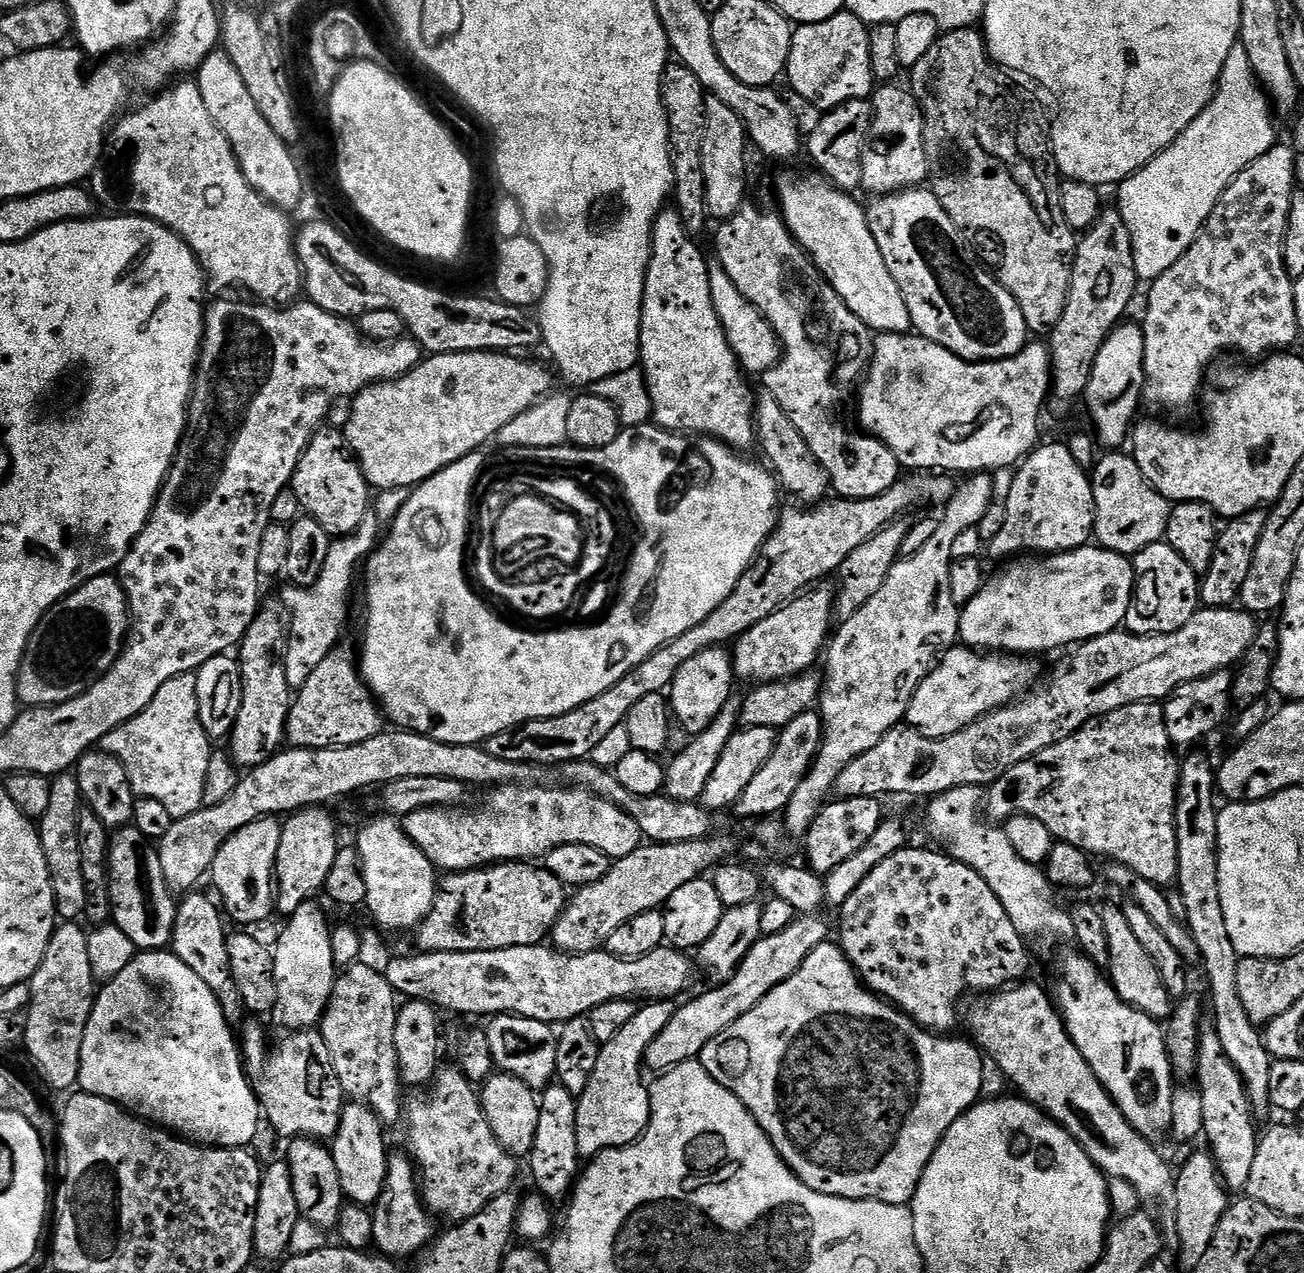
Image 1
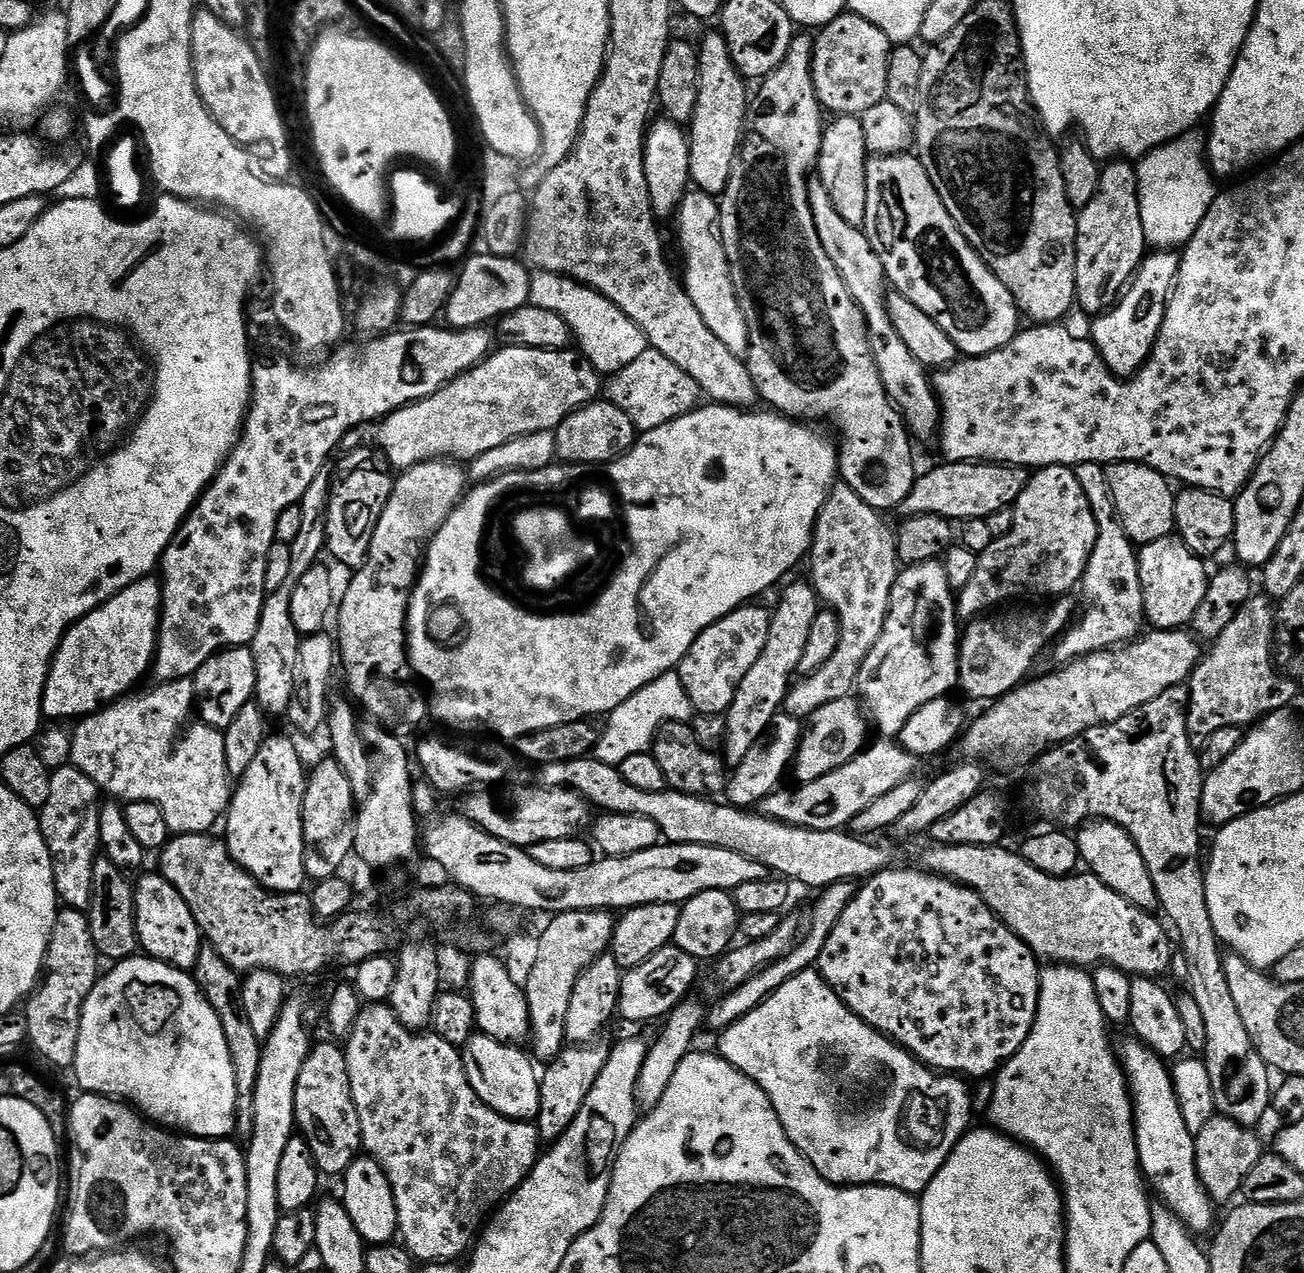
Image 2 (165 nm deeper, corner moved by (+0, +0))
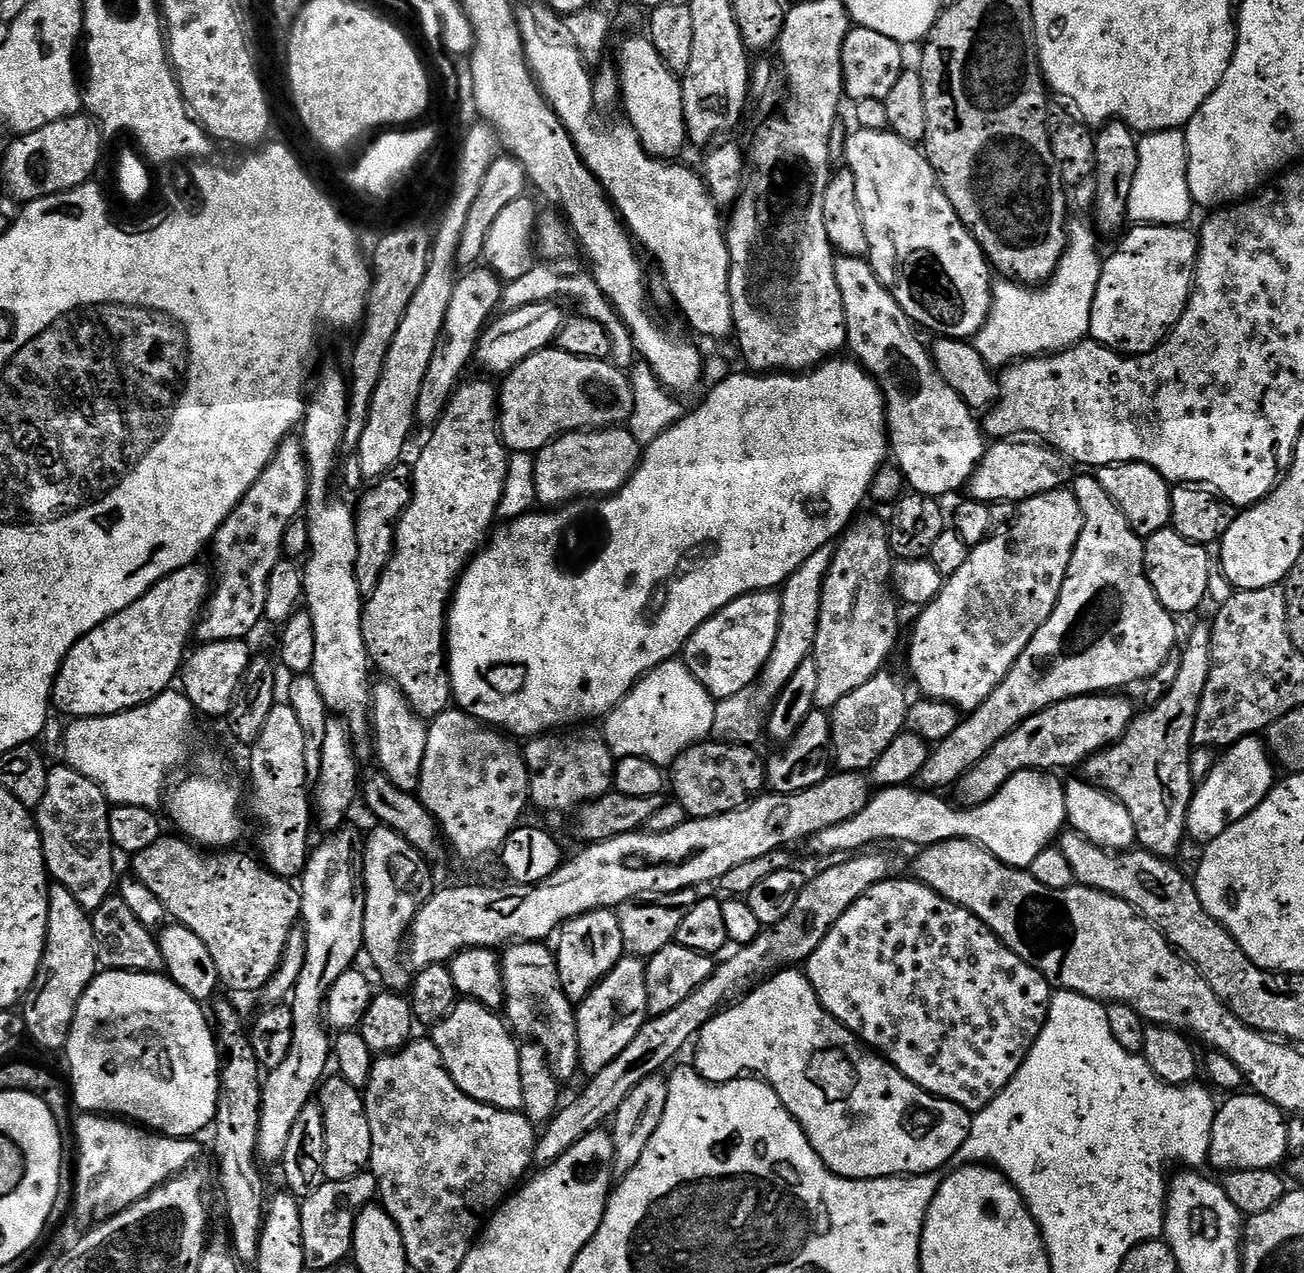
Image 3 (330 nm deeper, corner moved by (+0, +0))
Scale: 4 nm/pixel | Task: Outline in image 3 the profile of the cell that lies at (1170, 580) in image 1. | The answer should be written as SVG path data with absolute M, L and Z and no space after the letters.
M1171 526L1162 529L1161 532L1155 532L1153 536L1144 540L1144 573L1148 575L1150 586L1154 586L1154 594L1158 594L1158 602L1162 602L1167 612L1192 612L1200 603L1205 603L1210 578L1209 555L1209 549L1205 545L1182 538L1182 534L1178 534Z

